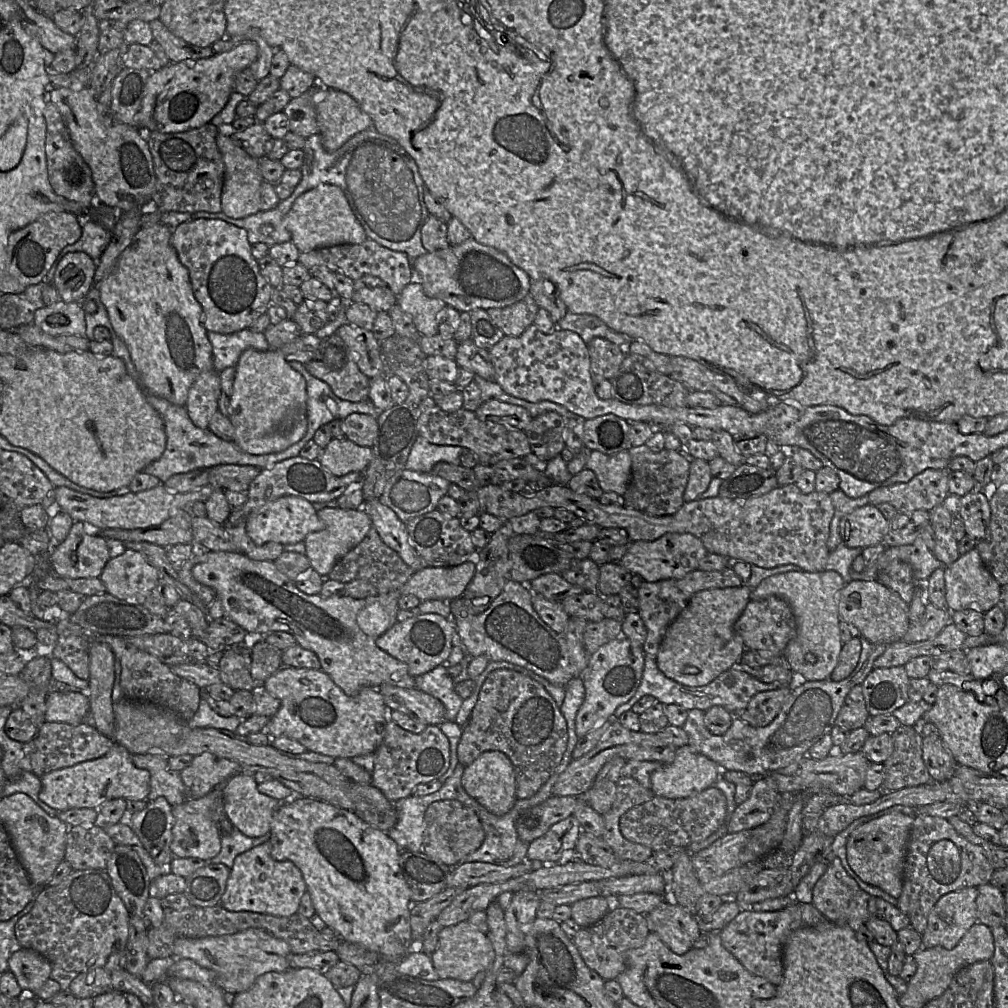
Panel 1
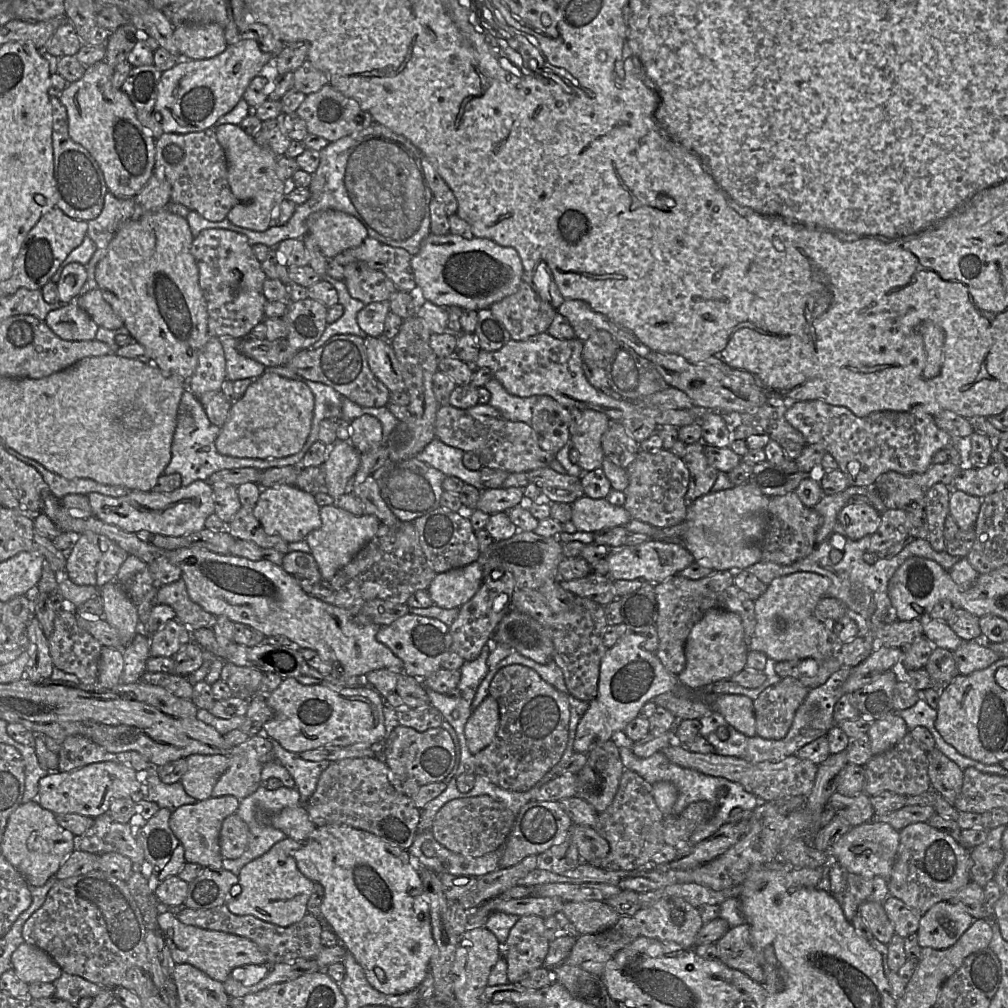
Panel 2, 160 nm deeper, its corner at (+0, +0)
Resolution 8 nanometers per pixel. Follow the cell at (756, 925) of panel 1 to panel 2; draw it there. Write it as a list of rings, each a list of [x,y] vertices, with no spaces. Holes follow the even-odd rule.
[[[747,922],[730,928],[716,943],[718,959],[729,968],[739,970],[758,983],[764,982],[764,972],[751,944]]]

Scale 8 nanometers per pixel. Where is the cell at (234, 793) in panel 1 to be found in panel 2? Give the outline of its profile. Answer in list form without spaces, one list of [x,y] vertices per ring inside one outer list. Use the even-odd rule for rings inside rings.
[[[303,804],[284,808],[269,817],[269,821],[274,828],[281,830],[288,838],[297,842],[306,841],[316,828]]]

